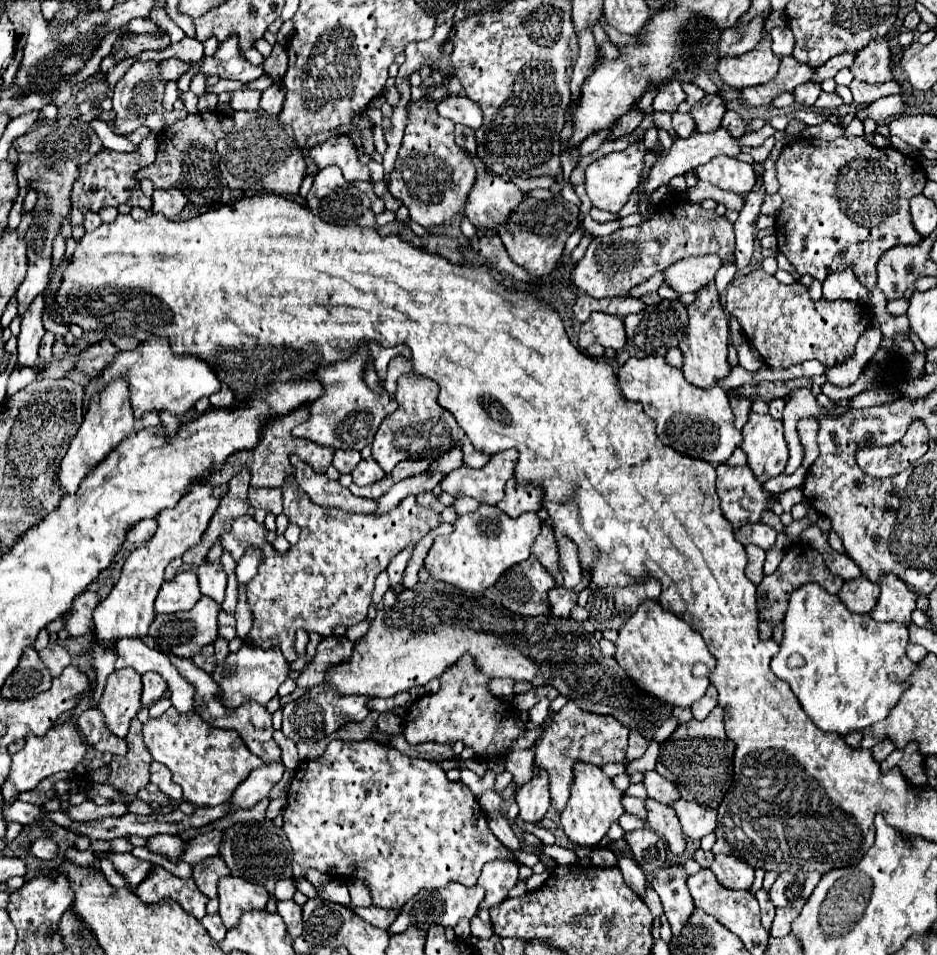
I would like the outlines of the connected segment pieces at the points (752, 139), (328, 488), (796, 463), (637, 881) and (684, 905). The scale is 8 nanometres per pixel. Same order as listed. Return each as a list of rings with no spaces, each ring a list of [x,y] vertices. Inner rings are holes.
[[[766,124],[761,129],[754,131],[754,132],[748,132],[745,133],[740,138],[740,145],[741,146],[748,146],[748,147],[758,147],[763,144],[763,142],[773,136],[775,134],[776,130],[769,124]]]
[[[291,457],[291,463],[295,467],[295,481],[311,497],[313,503],[353,513],[375,513],[377,509],[375,499],[355,497],[347,487],[341,487],[339,481],[331,481],[327,475],[315,473],[299,457]]]
[[[801,388],[793,390],[783,412],[784,436],[789,450],[789,459],[784,473],[790,475],[800,466],[804,457],[804,449],[797,435],[797,421],[803,417],[820,417],[825,415],[844,415],[848,407],[839,407],[828,410],[821,407],[810,389]]]
[[[621,855],[617,859],[617,867],[621,869],[623,877],[625,877],[625,883],[639,895],[643,897],[645,895],[645,885],[647,885],[647,877],[645,873],[639,869],[639,865],[635,865],[635,861],[627,855]]]
[[[679,863],[679,865],[659,869],[651,883],[653,889],[661,897],[665,915],[673,929],[673,935],[679,933],[679,929],[683,929],[683,921],[687,921],[687,917],[695,909],[693,897],[691,897],[685,881],[687,881],[687,873],[685,873],[683,865]]]

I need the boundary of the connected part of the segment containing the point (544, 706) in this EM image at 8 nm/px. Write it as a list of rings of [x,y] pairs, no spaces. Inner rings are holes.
[[[541,699],[533,709],[529,709],[529,721],[533,721],[535,725],[541,725],[543,721],[545,721],[545,717],[547,717],[547,709],[549,709],[549,699]]]

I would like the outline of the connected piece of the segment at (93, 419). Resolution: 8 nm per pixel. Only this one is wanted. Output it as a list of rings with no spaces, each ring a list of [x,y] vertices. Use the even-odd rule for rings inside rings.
[[[117,379],[105,385],[103,391],[95,393],[89,401],[89,409],[85,413],[85,419],[77,431],[77,437],[71,441],[67,455],[61,461],[61,469],[59,469],[59,481],[61,487],[65,489],[65,493],[75,493],[79,489],[81,479],[85,477],[85,473],[95,467],[97,463],[101,463],[109,451],[113,451],[129,433],[141,429],[141,425],[145,425],[147,421],[135,421],[133,417],[133,409],[129,403],[129,383],[125,379]]]

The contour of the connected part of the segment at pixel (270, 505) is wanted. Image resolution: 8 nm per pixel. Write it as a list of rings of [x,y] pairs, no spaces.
[[[249,489],[249,501],[255,509],[263,509],[267,513],[273,513],[275,517],[281,515],[283,511],[283,501],[281,501],[281,489]]]

